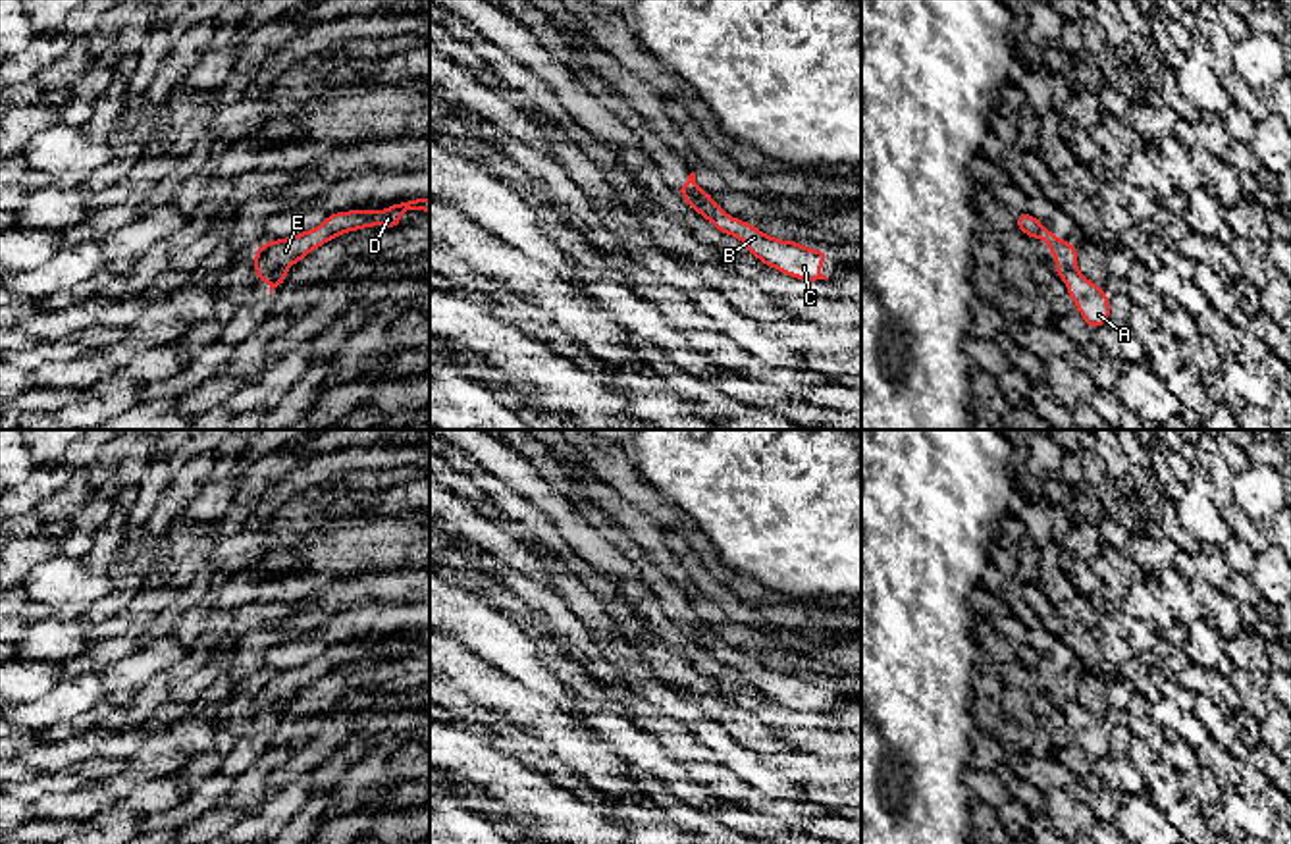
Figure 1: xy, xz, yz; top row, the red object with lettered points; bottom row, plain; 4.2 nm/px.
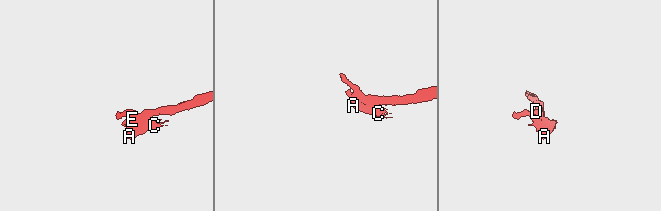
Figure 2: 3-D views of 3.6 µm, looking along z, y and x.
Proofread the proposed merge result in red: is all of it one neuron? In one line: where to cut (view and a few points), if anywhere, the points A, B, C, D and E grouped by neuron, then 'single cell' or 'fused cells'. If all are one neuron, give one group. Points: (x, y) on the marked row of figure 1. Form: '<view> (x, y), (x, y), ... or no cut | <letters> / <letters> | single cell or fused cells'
xy (284, 270), (270, 272), (263, 280) | A B C / D E | fused cells

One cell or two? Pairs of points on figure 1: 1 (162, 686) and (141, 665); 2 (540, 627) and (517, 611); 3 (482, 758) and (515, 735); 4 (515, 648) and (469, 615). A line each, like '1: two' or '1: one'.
1: two
2: one
3: two
4: one

